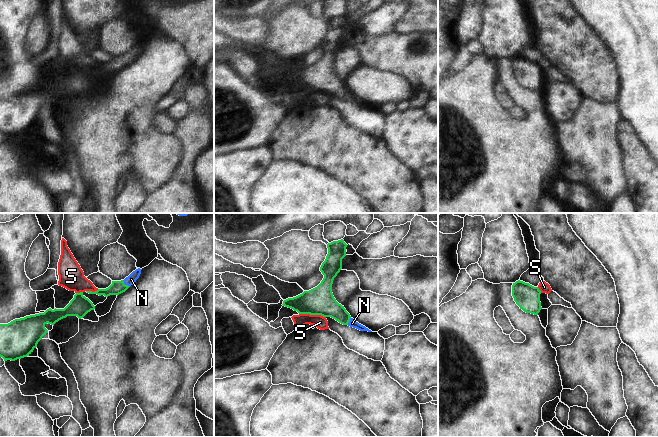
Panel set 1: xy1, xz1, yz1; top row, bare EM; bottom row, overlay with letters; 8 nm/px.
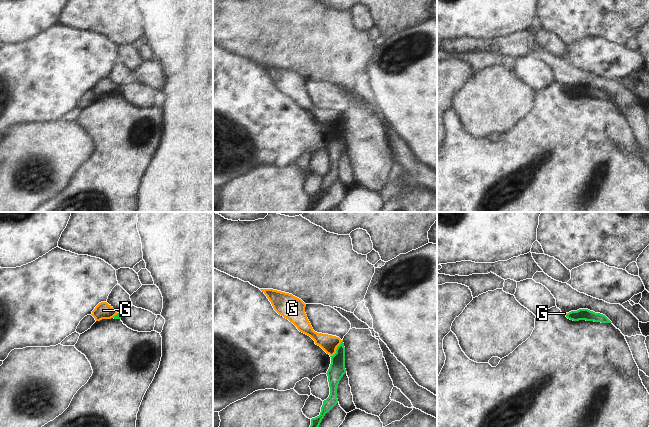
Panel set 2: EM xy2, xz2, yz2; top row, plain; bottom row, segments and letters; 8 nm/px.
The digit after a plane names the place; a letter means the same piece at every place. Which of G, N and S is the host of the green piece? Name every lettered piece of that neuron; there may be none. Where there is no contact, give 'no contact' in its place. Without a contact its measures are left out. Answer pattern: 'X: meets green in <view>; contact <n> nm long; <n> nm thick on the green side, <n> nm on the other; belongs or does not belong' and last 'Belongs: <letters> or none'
G: meets green in xz2; contact 170 nm long; 130 nm thick on the green side, 140 nm on the other; does not belong
N: meets green in xy1; contact 80 nm long; 110 nm thick on the green side, 80 nm on the other; belongs
S: meets green in xz1; contact 220 nm long; 220 nm thick on the green side, 100 nm on the other; does not belong
Belongs: N

